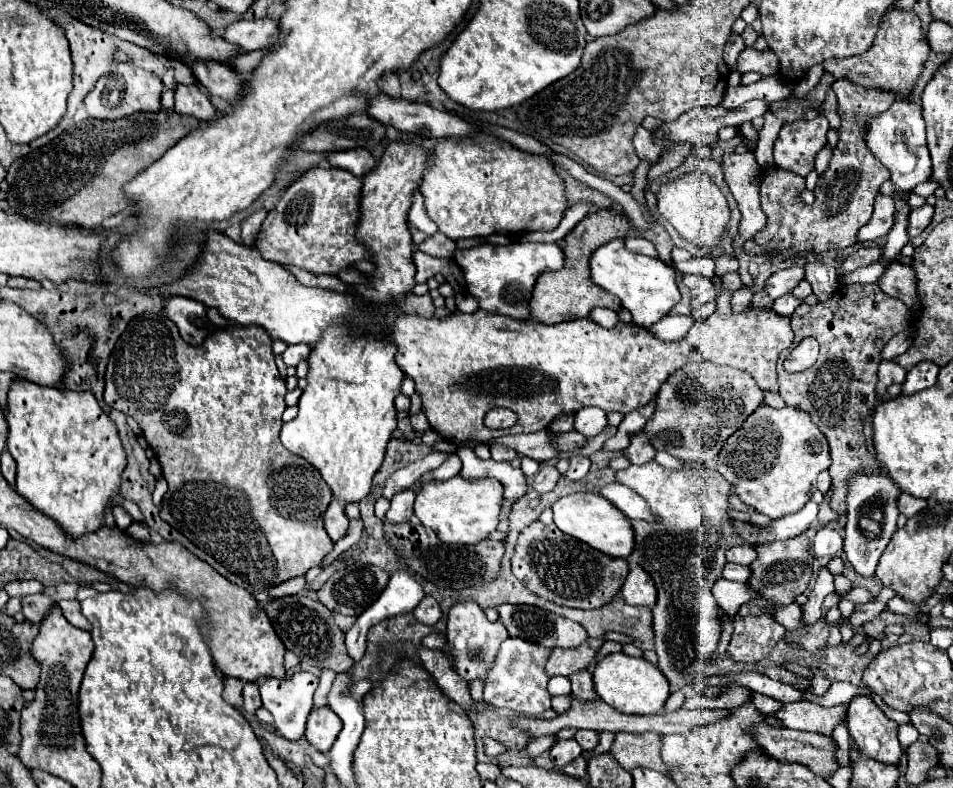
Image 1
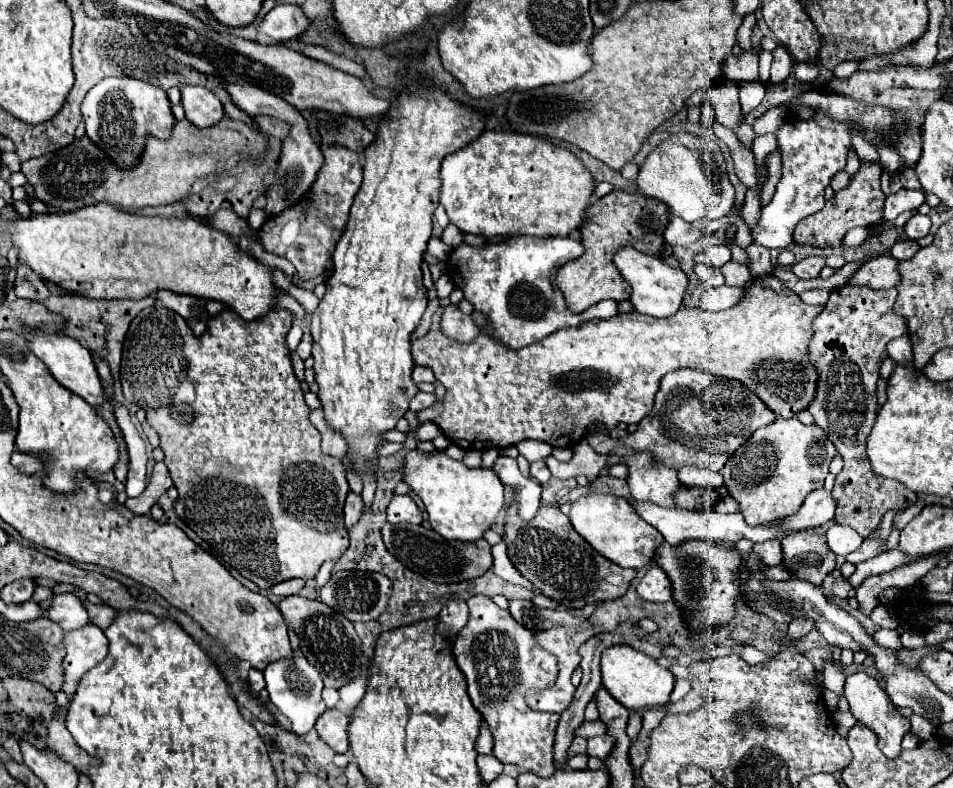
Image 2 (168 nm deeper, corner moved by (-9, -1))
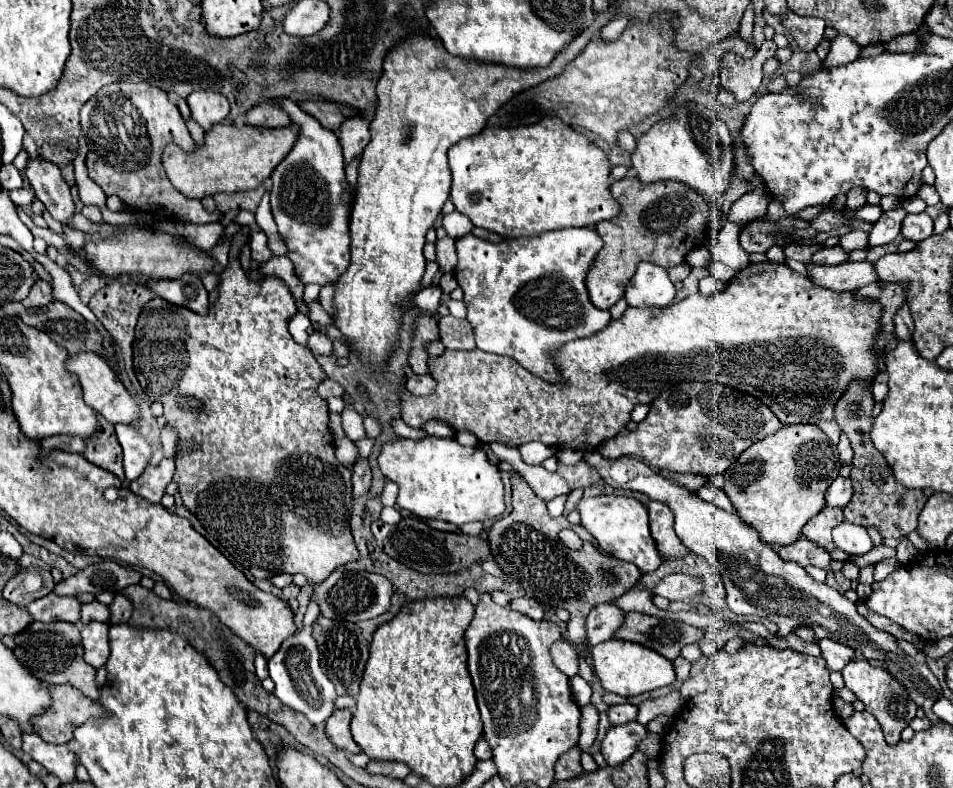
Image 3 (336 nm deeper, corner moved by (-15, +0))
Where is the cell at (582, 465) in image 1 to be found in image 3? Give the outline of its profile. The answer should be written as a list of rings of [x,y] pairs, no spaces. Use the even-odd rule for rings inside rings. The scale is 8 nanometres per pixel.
[[[568,495],[556,497],[547,503],[547,509],[552,517],[562,515]]]

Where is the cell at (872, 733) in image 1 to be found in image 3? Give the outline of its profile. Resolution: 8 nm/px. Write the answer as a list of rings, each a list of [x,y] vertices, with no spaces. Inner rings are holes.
[[[866,658],[850,660],[842,668],[842,676],[844,676],[846,688],[850,688],[858,696],[858,700],[862,700],[866,704],[866,710],[878,720],[886,742],[888,744],[898,744],[900,742],[900,732],[910,724],[910,720],[916,716],[916,710],[918,710],[916,702],[912,702],[906,688],[886,668],[872,666]]]

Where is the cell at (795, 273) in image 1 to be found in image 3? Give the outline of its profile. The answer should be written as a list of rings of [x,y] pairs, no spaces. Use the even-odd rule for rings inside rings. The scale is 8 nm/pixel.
[[[838,244],[838,246],[832,246],[832,248],[820,248],[814,256],[812,256],[812,262],[814,264],[842,264],[848,260],[848,252]]]

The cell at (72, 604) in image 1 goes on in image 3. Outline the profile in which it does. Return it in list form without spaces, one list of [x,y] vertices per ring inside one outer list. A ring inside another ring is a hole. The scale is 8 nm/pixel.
[[[116,594],[114,602],[110,604],[110,612],[112,612],[112,624],[126,622],[132,614],[132,602],[128,602],[128,596],[124,594]]]

